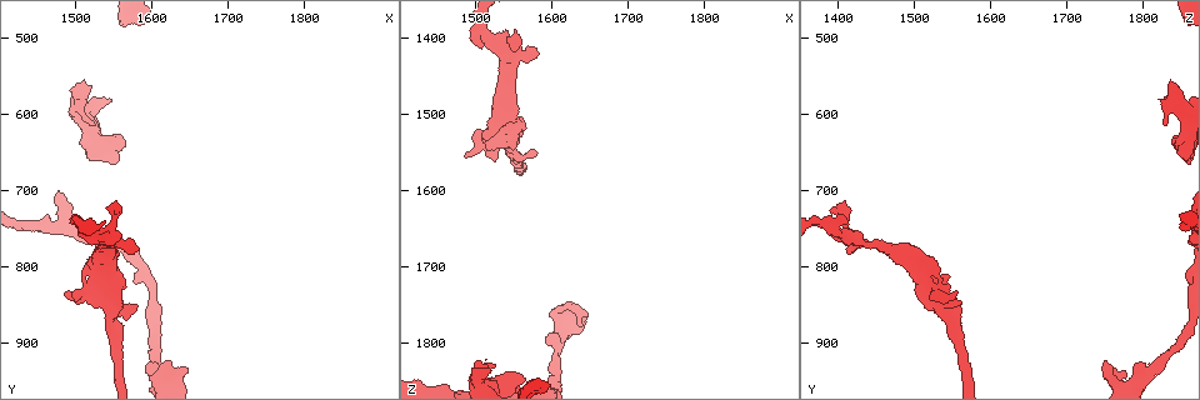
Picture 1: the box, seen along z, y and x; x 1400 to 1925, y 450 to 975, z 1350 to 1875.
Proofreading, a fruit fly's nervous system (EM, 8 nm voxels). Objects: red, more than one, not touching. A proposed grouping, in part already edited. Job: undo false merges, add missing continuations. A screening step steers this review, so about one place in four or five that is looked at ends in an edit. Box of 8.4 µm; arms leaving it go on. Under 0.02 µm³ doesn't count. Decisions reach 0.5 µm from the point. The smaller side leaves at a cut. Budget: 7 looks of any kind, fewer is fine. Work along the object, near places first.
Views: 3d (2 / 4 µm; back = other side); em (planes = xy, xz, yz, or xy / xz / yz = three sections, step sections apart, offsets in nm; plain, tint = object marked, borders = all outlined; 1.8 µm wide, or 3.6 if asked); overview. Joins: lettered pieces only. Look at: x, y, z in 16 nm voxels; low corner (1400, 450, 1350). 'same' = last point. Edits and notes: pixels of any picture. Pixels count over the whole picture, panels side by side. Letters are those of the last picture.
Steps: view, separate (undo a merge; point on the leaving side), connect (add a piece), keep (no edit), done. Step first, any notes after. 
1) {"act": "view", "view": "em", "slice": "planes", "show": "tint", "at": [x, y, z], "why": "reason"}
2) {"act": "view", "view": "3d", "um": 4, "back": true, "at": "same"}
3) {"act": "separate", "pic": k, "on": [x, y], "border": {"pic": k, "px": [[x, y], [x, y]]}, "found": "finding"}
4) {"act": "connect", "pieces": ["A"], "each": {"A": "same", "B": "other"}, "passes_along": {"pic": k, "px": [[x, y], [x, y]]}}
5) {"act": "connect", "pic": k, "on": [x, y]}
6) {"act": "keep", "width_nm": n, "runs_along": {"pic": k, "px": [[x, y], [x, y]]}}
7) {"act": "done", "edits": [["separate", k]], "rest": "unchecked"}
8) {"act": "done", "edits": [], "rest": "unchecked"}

{"act": "view", "view": "em", "slice": "planes", "show": "borders", "at": [1510, 555, 1835], "why": "an open end"}

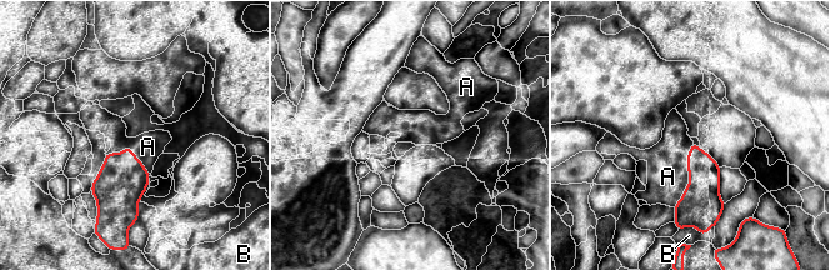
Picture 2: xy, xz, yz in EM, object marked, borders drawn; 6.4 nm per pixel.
{"act": "connect", "pieces": ["A"], "each": {"A": "same", "B": "other"}, "found": "it goes on there"}

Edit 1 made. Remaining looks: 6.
{"act": "view", "view": "overview", "why": "see it whole again"}

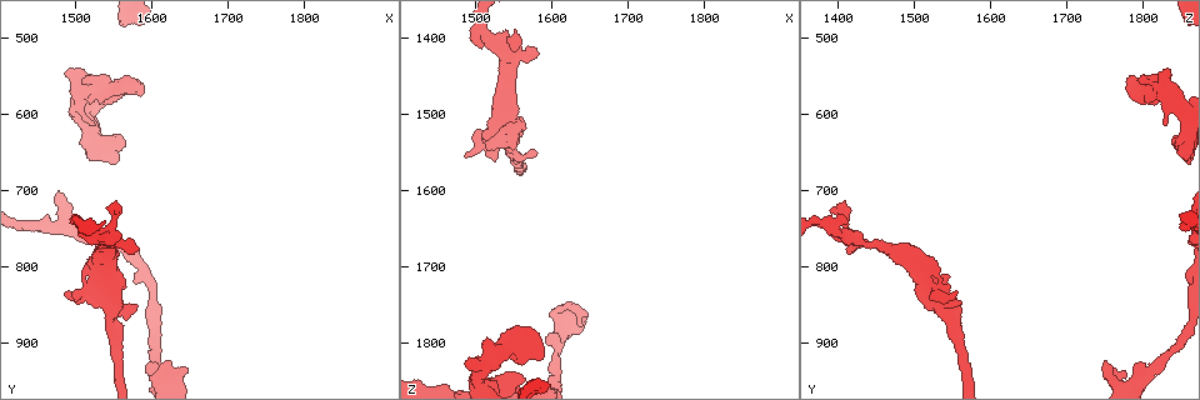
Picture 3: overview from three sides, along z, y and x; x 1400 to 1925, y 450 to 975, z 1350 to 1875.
{"act": "view", "view": "em", "slice": "xz", "step": 4, "show": "tint", "at": [1550, 735, 1395], "why": "an open end"}

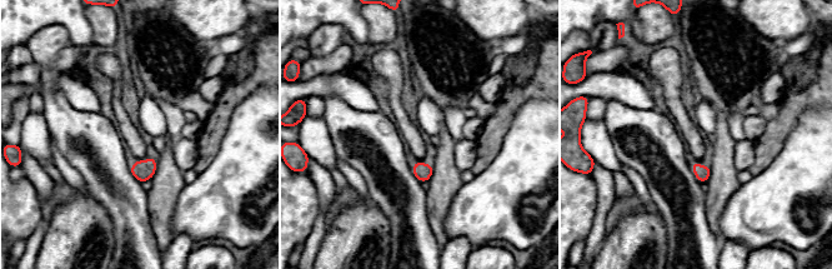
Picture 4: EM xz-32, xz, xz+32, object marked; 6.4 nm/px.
{"act": "view", "view": "em", "slice": "planes", "show": "borders", "at": "same", "why": "another direction"}

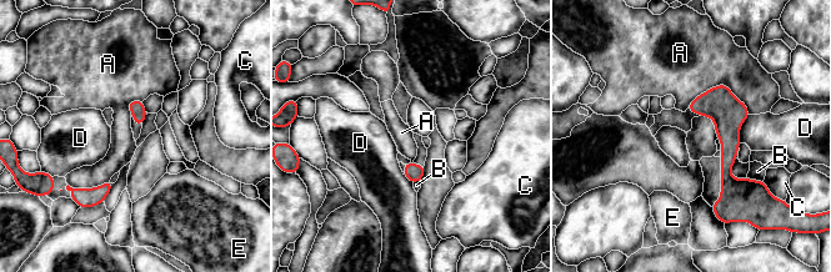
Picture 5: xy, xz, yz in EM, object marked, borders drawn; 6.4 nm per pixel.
{"act": "keep", "each": {"A": "other", "B": "other", "C": "other", "D": "other", "E": "other"}, "border": {"pic": 5, "px": [[687, 105], [724, 84], [750, 114]]}, "found": "no lettered piece goes on from it"}

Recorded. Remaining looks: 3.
{"act": "view", "view": "em", "slice": "xz", "step": 4, "show": "borders", "at": [1580, 850, 1550], "why": "thick end"}

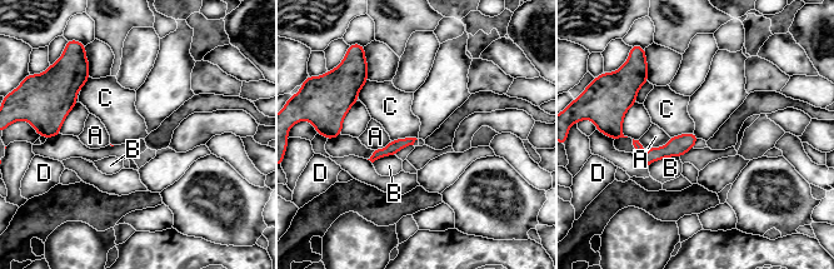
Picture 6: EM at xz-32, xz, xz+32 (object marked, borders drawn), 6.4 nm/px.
{"act": "view", "view": "em", "slice": "planes", "show": "borders", "at": "same", "why": "cut it another way"}

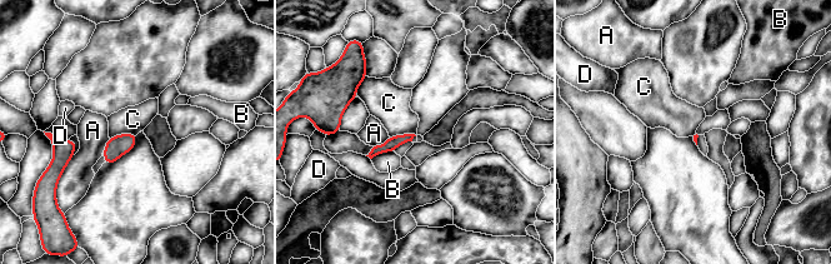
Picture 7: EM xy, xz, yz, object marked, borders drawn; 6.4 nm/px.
{"act": "keep", "each": {"A": "other", "B": "other", "C": "other", "D": "other"}, "runs_along": {"pic": 7, "px": [[409, 137], [374, 152]]}, "found": "no lettered piece goes on from it"}

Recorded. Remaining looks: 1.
{"act": "done", "edits": [["connect", 2]], "rest": "unchecked"}

